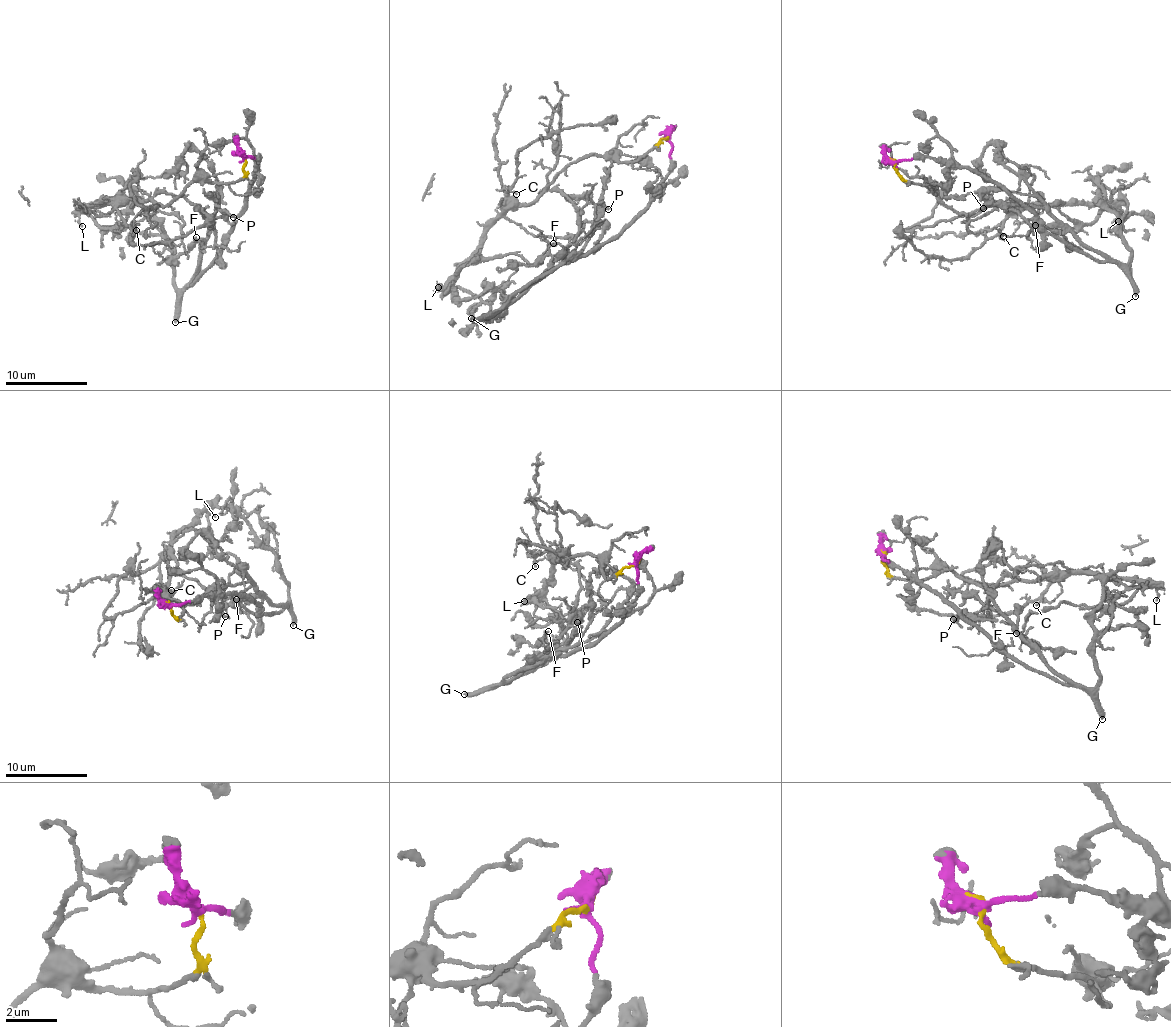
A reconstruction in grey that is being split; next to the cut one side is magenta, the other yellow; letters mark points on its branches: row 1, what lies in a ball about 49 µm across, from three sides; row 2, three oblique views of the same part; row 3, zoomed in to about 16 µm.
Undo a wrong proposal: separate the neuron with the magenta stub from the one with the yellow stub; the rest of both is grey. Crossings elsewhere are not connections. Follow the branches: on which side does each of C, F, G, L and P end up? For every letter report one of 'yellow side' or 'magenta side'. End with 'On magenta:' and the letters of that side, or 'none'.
C: yellow side
F: magenta side
G: magenta side
L: yellow side
P: magenta side
On magenta: F, G, P

